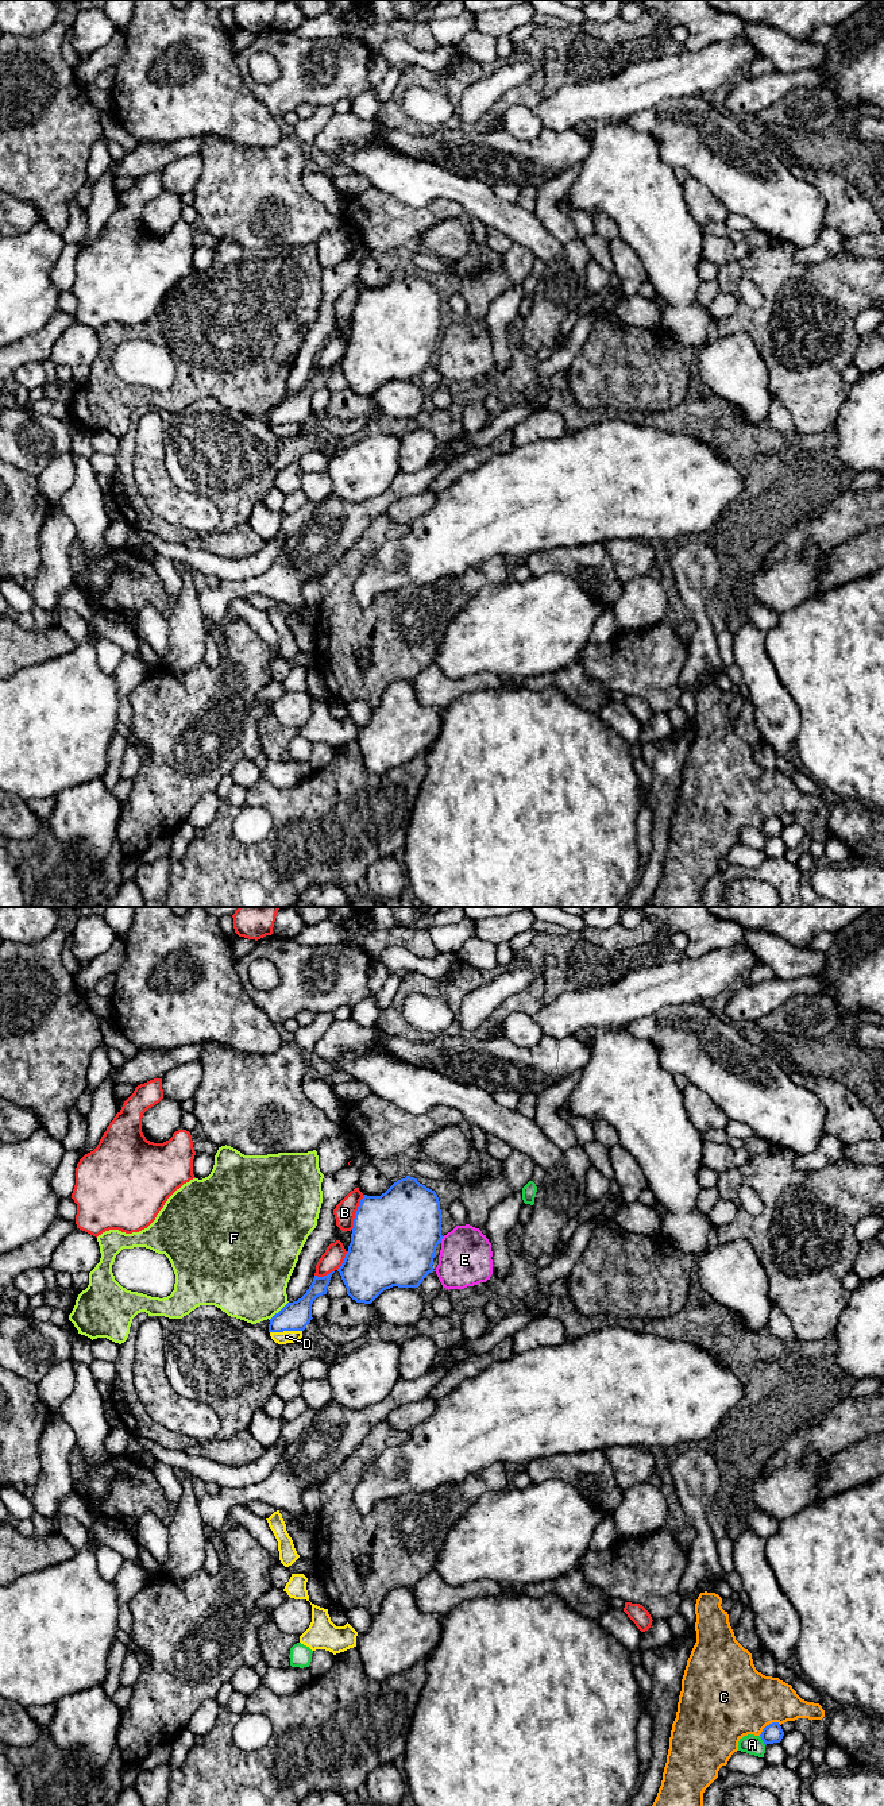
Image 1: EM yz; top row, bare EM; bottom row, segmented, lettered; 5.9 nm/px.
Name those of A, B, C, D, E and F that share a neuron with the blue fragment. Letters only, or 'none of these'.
none of these

